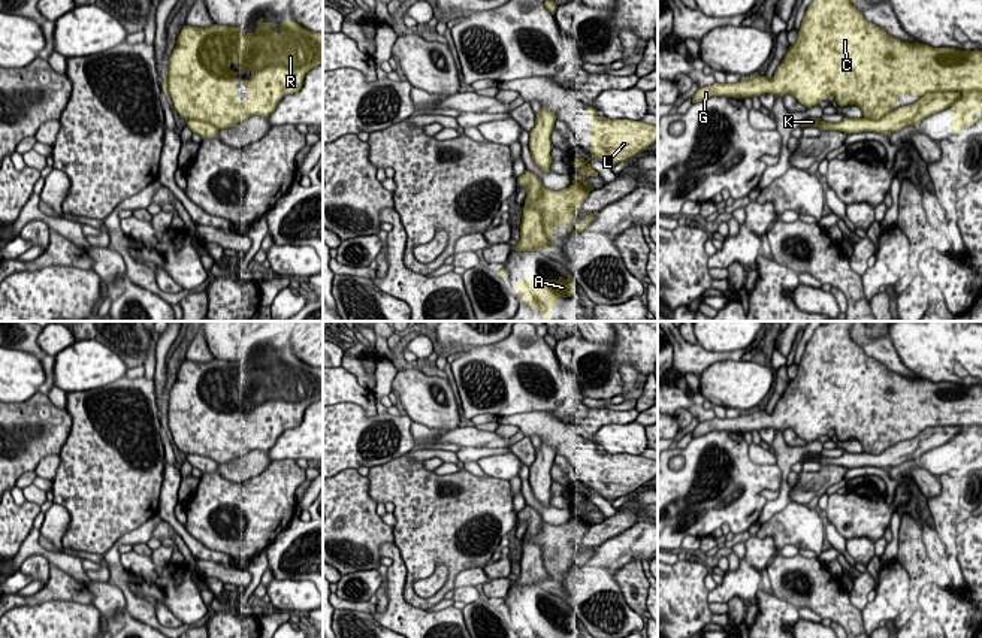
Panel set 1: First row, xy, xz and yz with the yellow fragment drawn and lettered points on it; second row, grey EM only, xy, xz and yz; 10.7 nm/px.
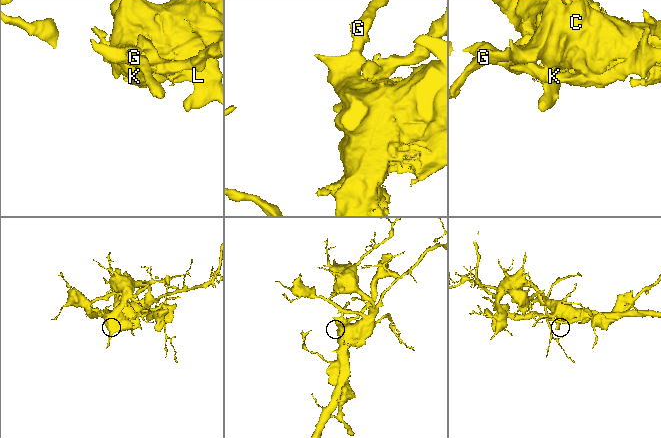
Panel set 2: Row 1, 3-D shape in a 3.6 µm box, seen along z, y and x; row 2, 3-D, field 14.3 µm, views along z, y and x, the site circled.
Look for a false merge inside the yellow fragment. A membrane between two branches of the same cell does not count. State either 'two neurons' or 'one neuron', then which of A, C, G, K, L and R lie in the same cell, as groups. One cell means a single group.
two neurons | A C G L R / K

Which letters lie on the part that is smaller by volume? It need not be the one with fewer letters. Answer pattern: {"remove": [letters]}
{"remove": ["K"]}

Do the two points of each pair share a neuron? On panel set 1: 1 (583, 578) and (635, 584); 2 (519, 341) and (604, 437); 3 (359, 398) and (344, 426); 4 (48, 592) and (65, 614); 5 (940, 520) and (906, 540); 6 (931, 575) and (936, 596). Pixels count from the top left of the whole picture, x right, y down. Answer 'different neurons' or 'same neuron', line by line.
1: different neurons
2: different neurons
3: different neurons
4: different neurons
5: different neurons
6: different neurons

